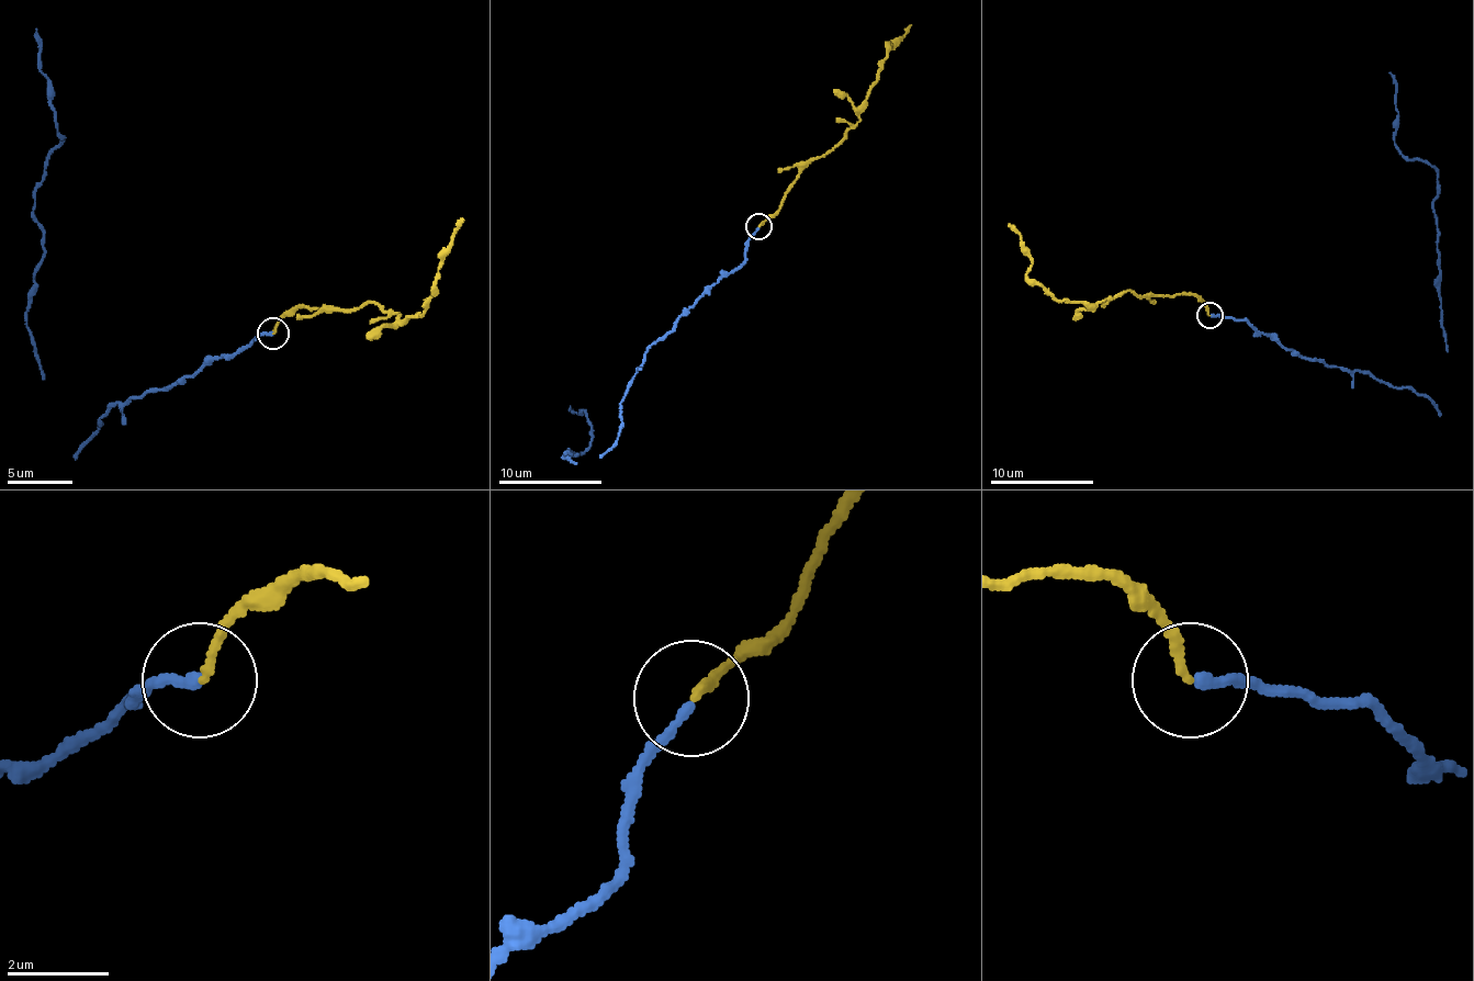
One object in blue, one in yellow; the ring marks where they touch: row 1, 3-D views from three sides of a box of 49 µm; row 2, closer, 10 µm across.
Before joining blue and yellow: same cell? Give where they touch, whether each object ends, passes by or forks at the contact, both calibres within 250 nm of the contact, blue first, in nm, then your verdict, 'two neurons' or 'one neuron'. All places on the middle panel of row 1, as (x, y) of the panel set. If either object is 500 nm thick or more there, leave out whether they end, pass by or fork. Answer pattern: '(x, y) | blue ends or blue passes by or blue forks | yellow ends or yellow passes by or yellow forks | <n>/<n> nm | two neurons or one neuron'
(758, 226) | blue ends | yellow ends | 200/150 nm | one neuron

